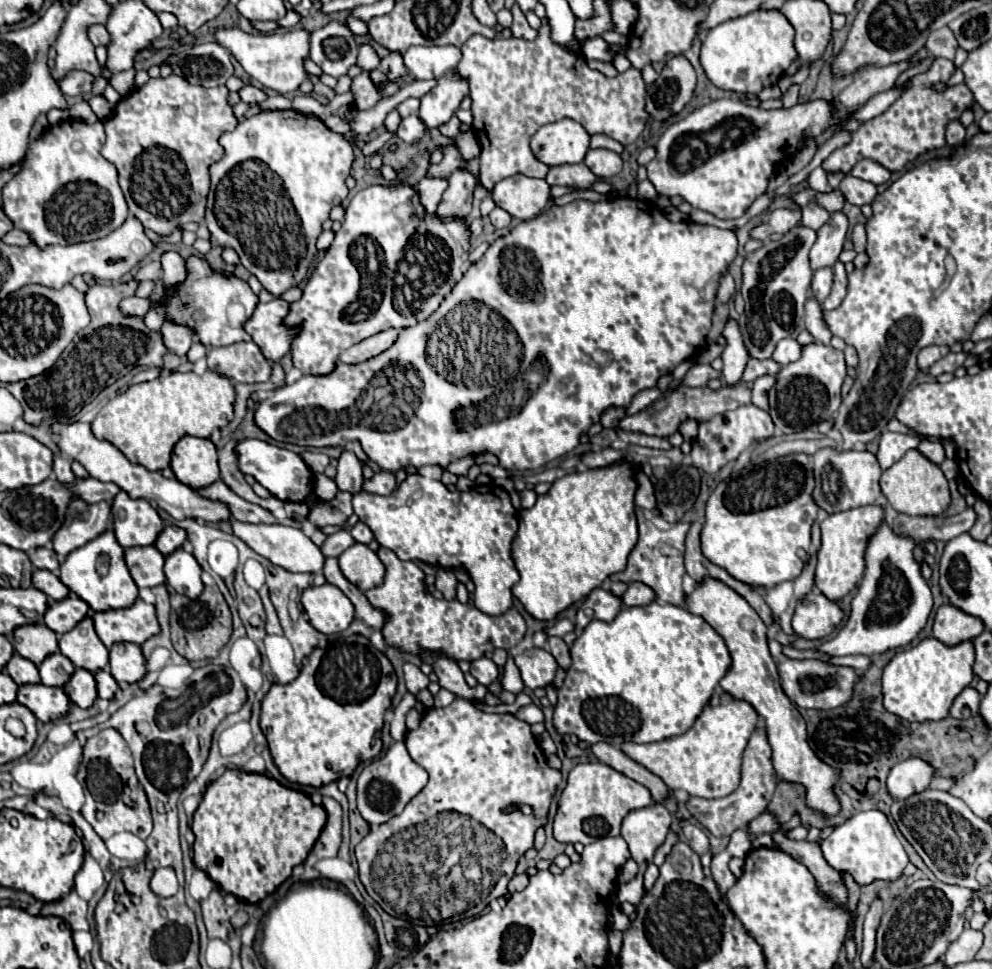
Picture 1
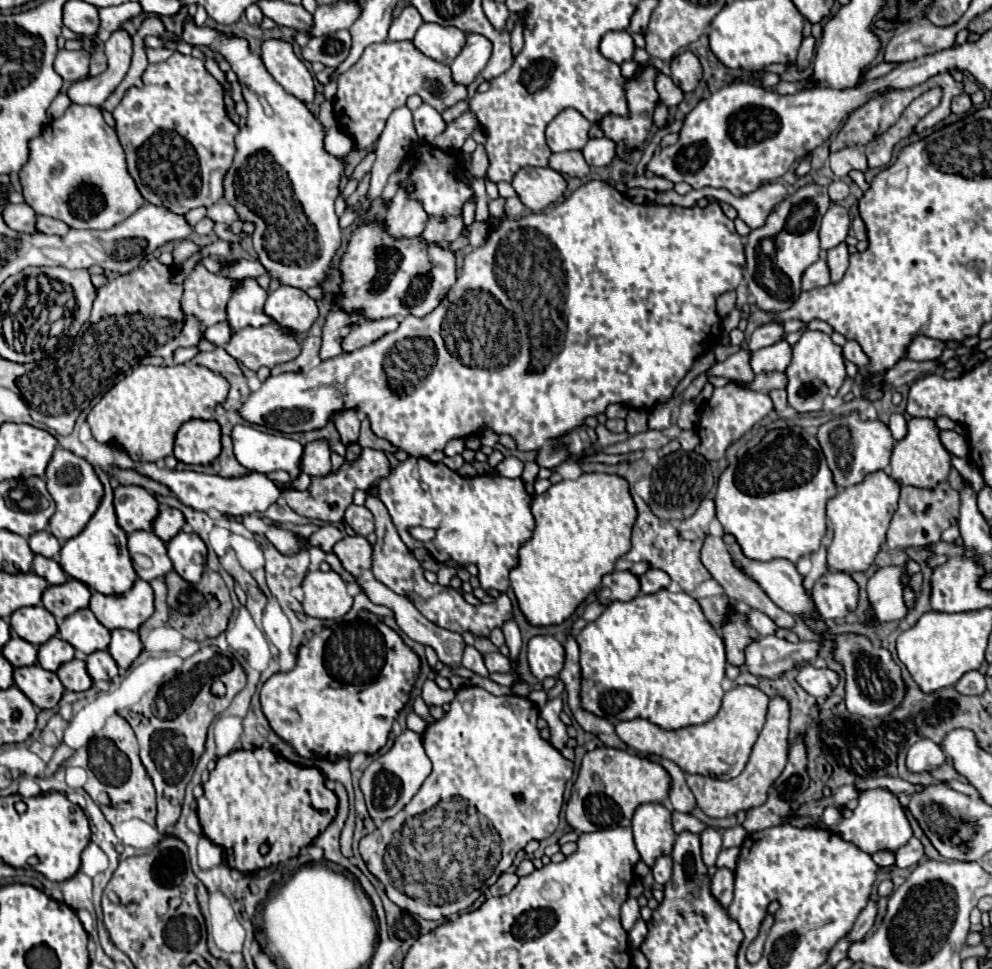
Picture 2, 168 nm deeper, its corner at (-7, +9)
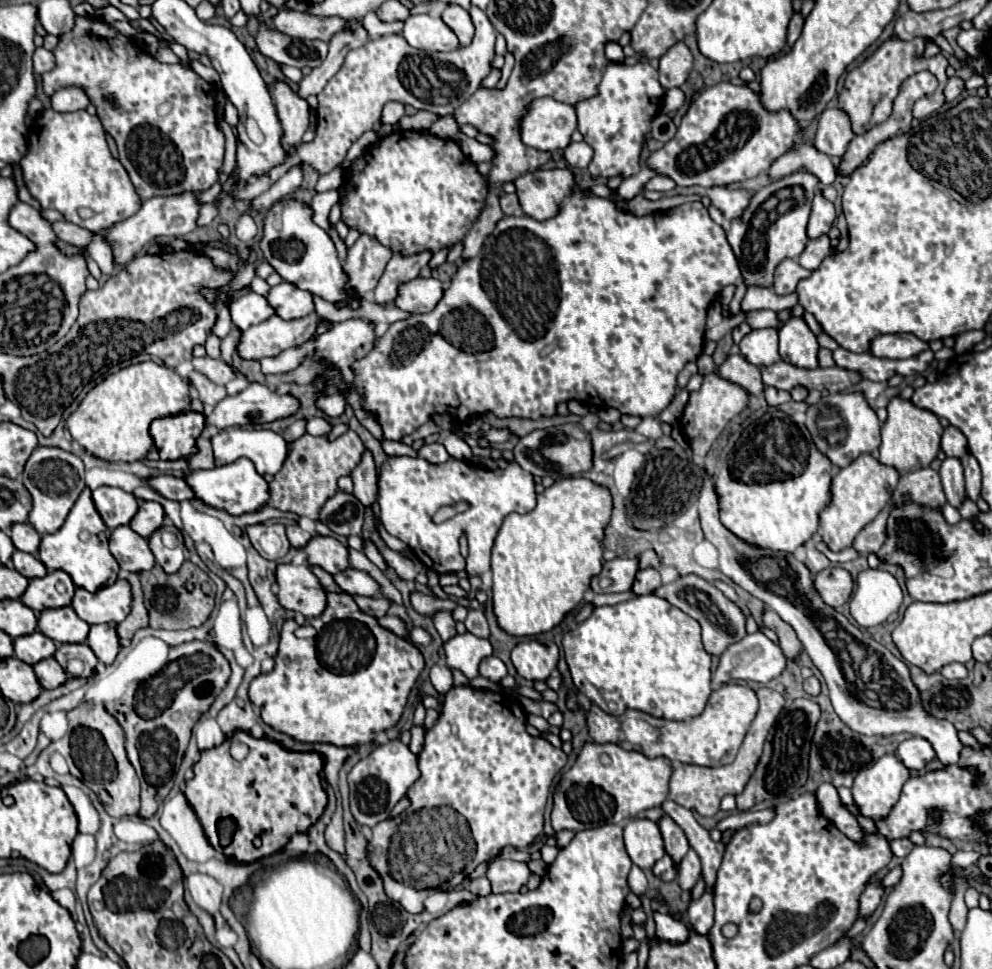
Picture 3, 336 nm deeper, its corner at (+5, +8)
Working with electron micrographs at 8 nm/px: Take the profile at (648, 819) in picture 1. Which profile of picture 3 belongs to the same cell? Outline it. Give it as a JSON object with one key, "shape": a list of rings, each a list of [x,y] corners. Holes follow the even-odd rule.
{"shape":[[[630,819],[624,825],[624,845],[632,863],[640,869],[652,869],[666,853],[658,825],[648,819]]]}

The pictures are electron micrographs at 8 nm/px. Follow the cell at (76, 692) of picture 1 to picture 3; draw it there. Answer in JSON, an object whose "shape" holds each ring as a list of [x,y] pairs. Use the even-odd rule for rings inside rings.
{"shape":[[[54,657],[38,661],[36,665],[32,665],[32,669],[34,669],[42,689],[54,689],[54,687],[58,687],[58,685],[62,685],[66,681],[66,673],[64,673],[64,669],[58,665],[58,661]]]}

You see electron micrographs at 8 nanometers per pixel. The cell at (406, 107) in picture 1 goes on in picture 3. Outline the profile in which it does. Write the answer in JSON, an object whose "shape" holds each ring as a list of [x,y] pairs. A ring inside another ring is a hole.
{"shape":[[[386,103],[382,109],[382,123],[386,125],[398,125],[398,121],[404,117],[404,105],[402,103]]]}

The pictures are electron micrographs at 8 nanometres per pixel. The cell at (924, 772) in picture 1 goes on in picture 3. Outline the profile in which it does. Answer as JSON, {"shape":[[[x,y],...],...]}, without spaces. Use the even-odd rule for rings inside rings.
{"shape":[[[910,737],[900,743],[898,757],[902,759],[902,763],[908,769],[922,771],[936,757],[936,753],[934,753],[934,747],[930,745],[930,741],[926,741],[924,737]]]}

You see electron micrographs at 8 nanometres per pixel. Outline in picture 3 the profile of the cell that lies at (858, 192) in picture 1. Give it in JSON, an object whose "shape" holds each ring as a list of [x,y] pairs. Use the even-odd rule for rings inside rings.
{"shape":[[[824,109],[818,119],[818,131],[814,137],[814,145],[826,155],[842,157],[848,143],[852,141],[854,131],[850,127],[850,119],[842,109]]]}

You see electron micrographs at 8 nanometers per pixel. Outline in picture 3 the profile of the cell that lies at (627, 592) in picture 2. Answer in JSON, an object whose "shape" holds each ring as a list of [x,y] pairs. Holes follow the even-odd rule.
{"shape":[[[616,557],[612,561],[606,561],[602,573],[614,579],[614,585],[608,587],[606,593],[620,593],[632,589],[636,571],[638,571],[638,557]]]}

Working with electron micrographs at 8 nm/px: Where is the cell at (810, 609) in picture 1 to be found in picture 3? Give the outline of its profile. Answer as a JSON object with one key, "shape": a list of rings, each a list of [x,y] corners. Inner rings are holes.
{"shape":[[[828,567],[820,573],[816,573],[814,585],[816,585],[816,591],[820,593],[820,597],[824,599],[824,603],[838,609],[840,605],[844,605],[850,599],[852,589],[854,589],[854,579],[842,567]]]}

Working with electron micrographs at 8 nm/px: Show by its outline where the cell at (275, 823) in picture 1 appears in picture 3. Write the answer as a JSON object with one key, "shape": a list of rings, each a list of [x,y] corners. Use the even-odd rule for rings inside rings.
{"shape":[[[244,731],[234,733],[234,739],[238,737],[250,747],[246,759],[232,759],[230,741],[202,751],[184,795],[200,817],[208,841],[216,849],[220,843],[218,851],[240,863],[254,863],[280,851],[290,841],[290,835],[308,831],[312,825],[308,815],[322,815],[326,807],[326,793],[320,783],[324,757],[320,753],[288,751],[276,741],[254,739]]]}

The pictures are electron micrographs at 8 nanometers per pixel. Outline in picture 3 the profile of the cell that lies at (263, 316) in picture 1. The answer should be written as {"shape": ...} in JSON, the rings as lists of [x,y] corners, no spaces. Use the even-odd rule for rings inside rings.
{"shape":[[[286,281],[272,287],[268,301],[282,319],[300,319],[314,311],[314,295]]]}

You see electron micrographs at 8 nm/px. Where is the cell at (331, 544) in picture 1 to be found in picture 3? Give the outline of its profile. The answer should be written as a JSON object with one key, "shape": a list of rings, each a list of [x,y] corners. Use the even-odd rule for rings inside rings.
{"shape":[[[286,525],[286,537],[288,537],[290,545],[296,549],[302,549],[310,539],[310,535],[306,531],[302,531],[298,525]]]}

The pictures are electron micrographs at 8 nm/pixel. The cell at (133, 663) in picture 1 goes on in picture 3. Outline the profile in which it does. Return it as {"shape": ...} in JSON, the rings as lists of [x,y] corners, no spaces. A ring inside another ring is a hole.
{"shape":[[[112,623],[90,625],[90,633],[86,637],[86,643],[94,651],[98,661],[102,661],[104,665],[110,665],[120,651],[116,625],[112,625]]]}

